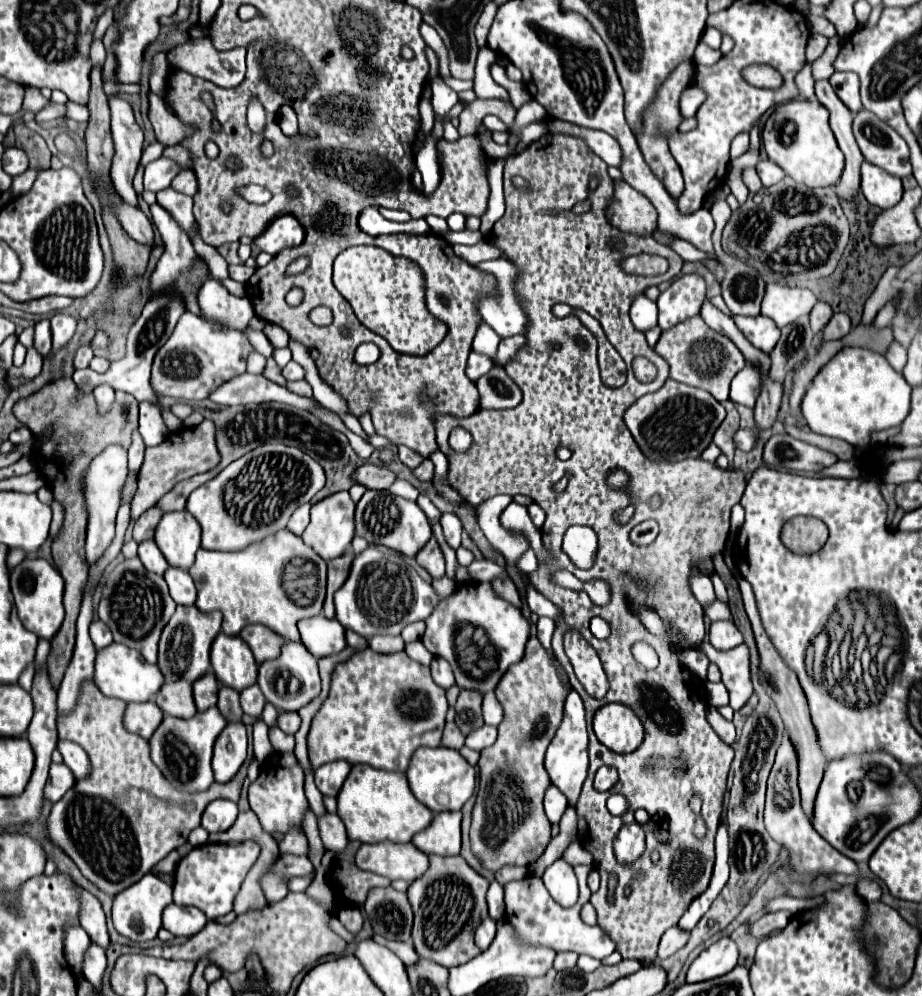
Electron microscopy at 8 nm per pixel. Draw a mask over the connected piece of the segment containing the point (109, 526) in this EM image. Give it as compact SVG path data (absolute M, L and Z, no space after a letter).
M110 446L102 456L96 456L86 472L86 506L88 506L88 538L86 538L86 560L94 564L98 558L104 556L108 546L114 540L114 520L116 510L120 506L120 490L124 486L128 474L126 466L126 450L120 446Z

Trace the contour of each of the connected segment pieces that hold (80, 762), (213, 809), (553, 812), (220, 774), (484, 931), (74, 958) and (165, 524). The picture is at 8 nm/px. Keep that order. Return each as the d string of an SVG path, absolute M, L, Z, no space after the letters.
M60 740L58 742L58 750L64 758L64 764L74 772L76 780L84 780L88 778L90 774L90 760L86 756L86 752L74 744L74 742L68 742L68 740Z
M214 800L206 806L204 814L202 814L202 826L210 832L226 832L238 816L238 806L230 800Z
M552 784L552 786L548 788L546 796L544 796L544 808L546 808L548 820L552 822L552 828L554 828L552 834L554 834L554 836L558 834L558 822L560 822L560 816L564 814L564 810L566 810L566 806L568 806L566 796Z
M228 724L214 744L212 770L218 784L226 784L236 776L246 760L246 728L244 724Z
M486 918L486 920L476 928L476 946L478 946L480 950L486 950L486 948L492 944L494 936L496 936L496 922L494 922L492 918Z
M70 924L66 926L64 932L64 956L68 966L80 974L82 972L82 954L86 952L86 948L90 946L90 938L84 932L84 928L80 924Z
M188 510L168 512L156 528L154 542L170 566L188 570L200 548L200 524Z

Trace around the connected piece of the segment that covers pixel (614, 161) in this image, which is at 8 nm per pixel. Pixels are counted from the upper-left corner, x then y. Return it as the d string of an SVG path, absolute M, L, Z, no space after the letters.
M548 120L548 130L550 132L566 132L566 134L572 132L572 134L584 138L586 144L592 146L590 150L596 152L596 156L600 156L608 166L620 168L624 162L618 140L614 140L610 134L606 134L602 130L590 130L590 128L582 128L582 126L570 124L570 122L562 122L562 120Z

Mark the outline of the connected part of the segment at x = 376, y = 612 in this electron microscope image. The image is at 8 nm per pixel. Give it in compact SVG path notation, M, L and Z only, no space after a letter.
M370 544L354 558L344 588L334 596L336 620L366 640L376 634L400 634L404 626L426 620L442 600L446 598L438 596L432 584L422 580L400 552L376 544Z

